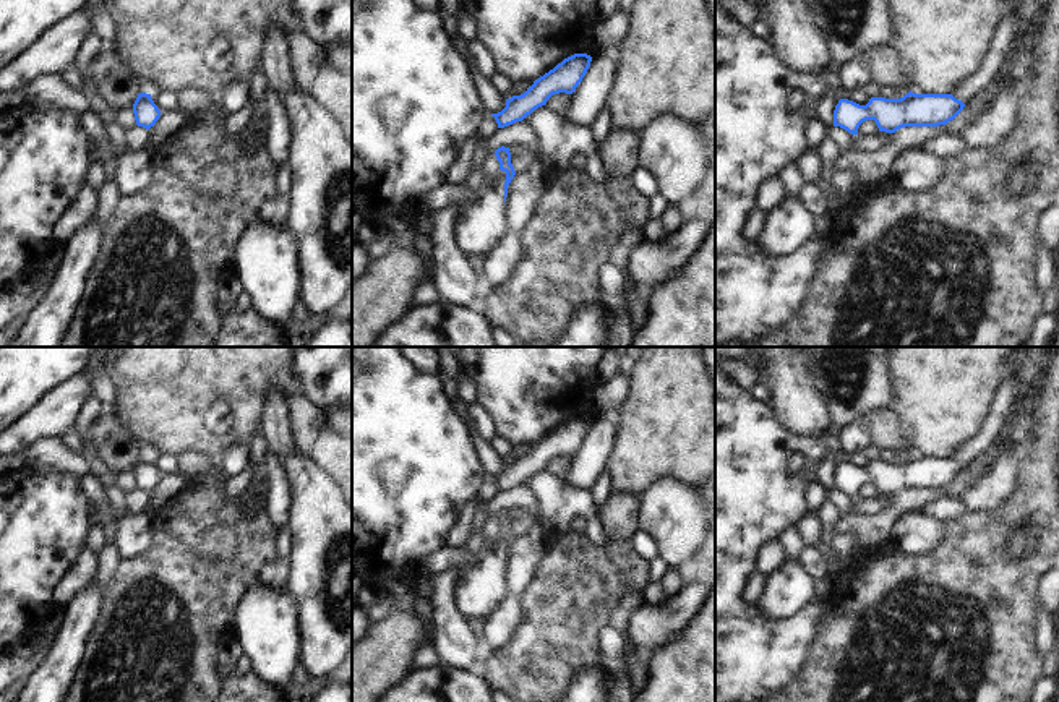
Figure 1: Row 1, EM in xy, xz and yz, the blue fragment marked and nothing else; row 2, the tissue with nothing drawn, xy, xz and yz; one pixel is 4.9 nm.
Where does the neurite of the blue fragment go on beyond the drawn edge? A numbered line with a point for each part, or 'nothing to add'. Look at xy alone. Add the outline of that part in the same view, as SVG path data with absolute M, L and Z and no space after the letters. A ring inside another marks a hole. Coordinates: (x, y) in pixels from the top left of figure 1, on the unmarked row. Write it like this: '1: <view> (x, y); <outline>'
nothing to add

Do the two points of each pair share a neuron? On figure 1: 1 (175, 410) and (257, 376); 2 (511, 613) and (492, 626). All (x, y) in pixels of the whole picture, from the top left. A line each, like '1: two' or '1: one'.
1: one
2: one

